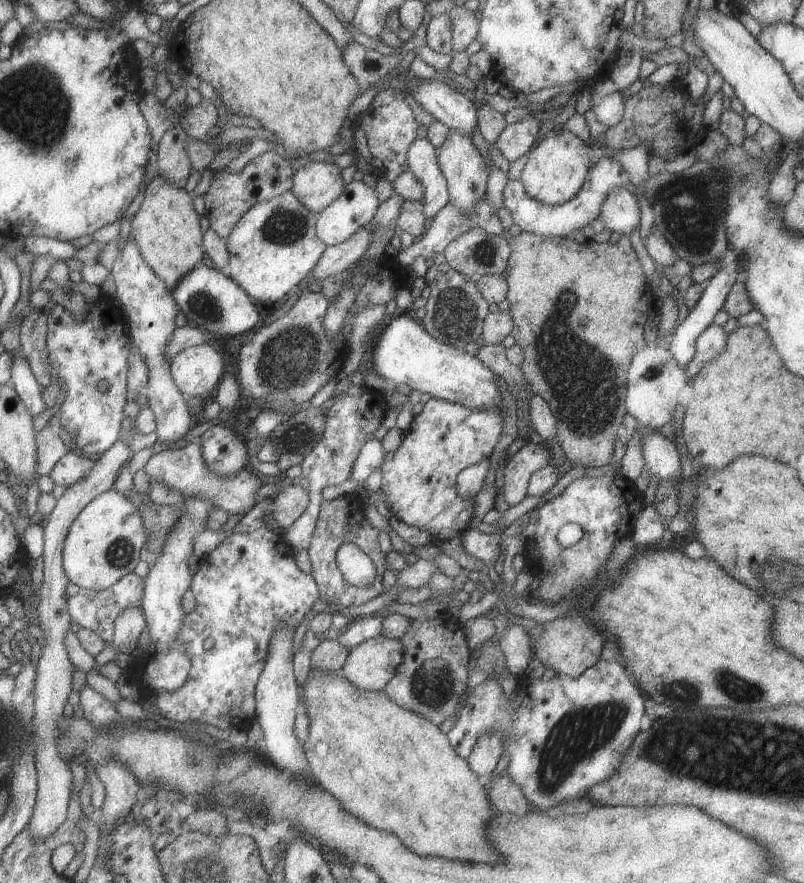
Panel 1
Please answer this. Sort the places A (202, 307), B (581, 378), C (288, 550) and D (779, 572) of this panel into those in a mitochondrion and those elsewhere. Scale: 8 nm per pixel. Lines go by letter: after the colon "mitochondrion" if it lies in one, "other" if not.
A: mitochondrion
B: mitochondrion
C: other
D: mitochondrion

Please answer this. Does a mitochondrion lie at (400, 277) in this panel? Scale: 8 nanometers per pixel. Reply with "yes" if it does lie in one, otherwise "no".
no

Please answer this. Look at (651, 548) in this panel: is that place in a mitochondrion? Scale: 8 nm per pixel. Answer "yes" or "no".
no

